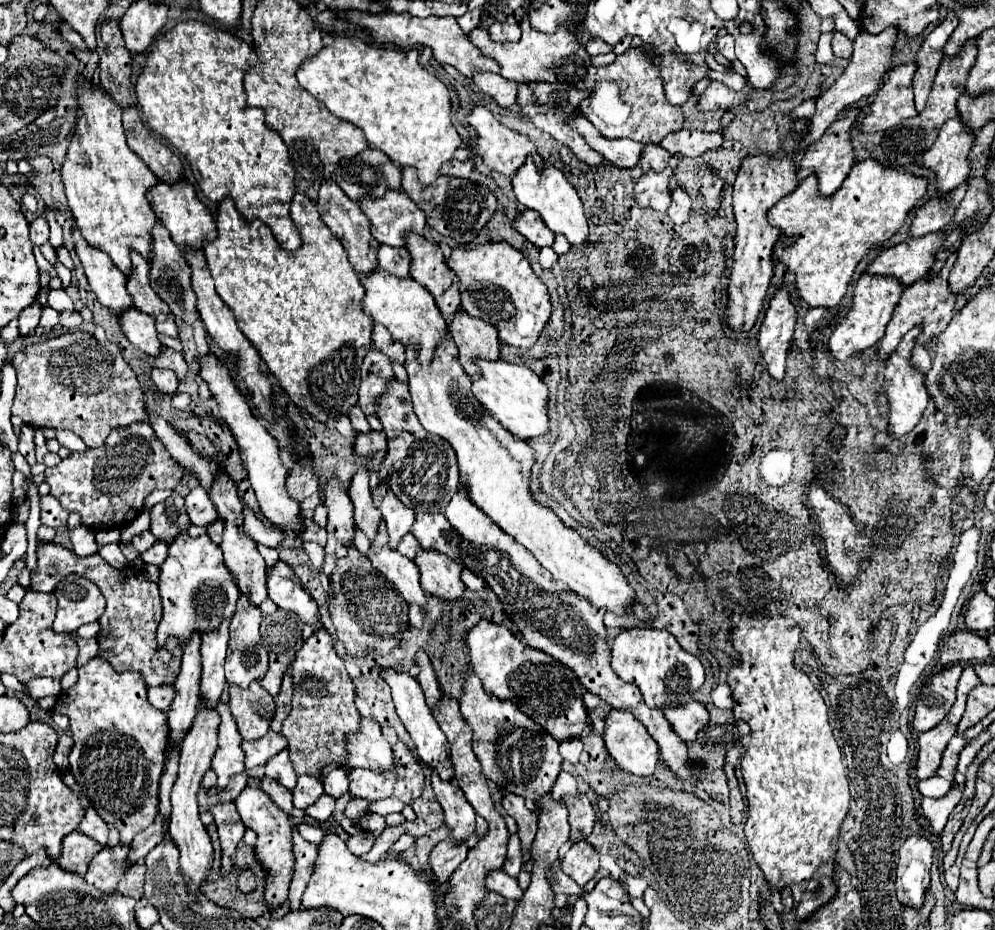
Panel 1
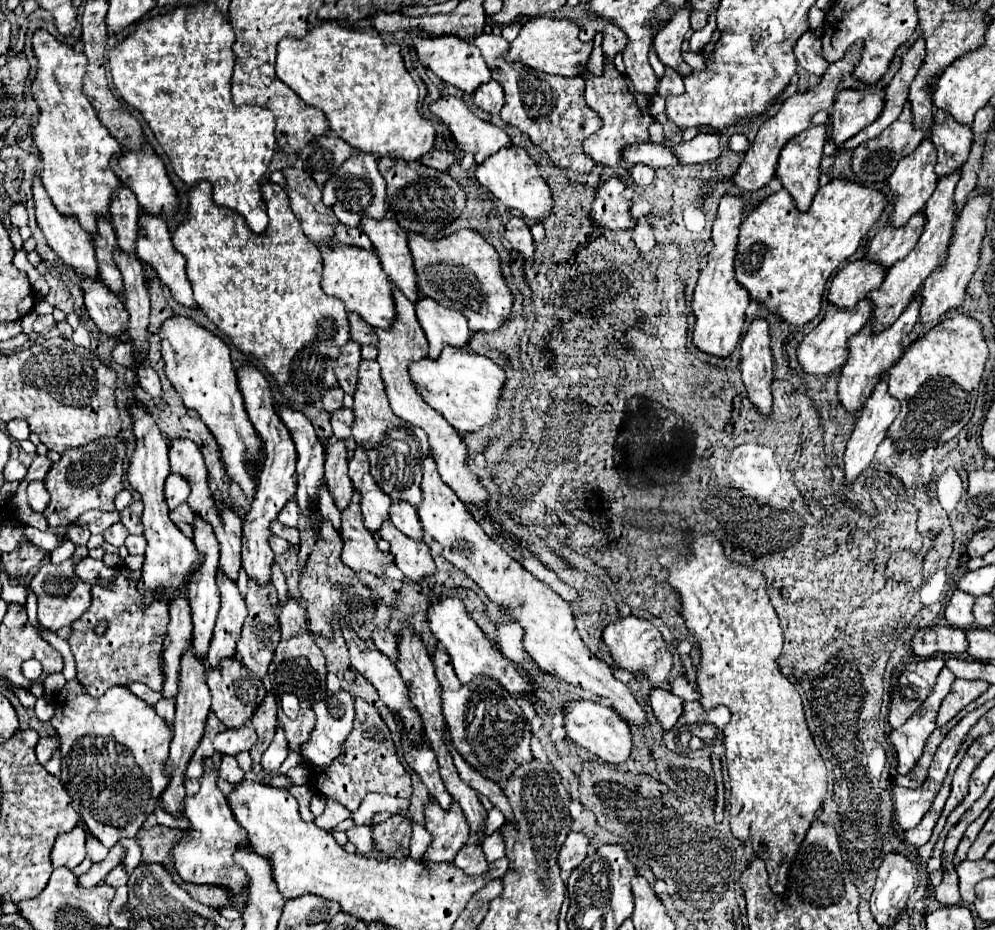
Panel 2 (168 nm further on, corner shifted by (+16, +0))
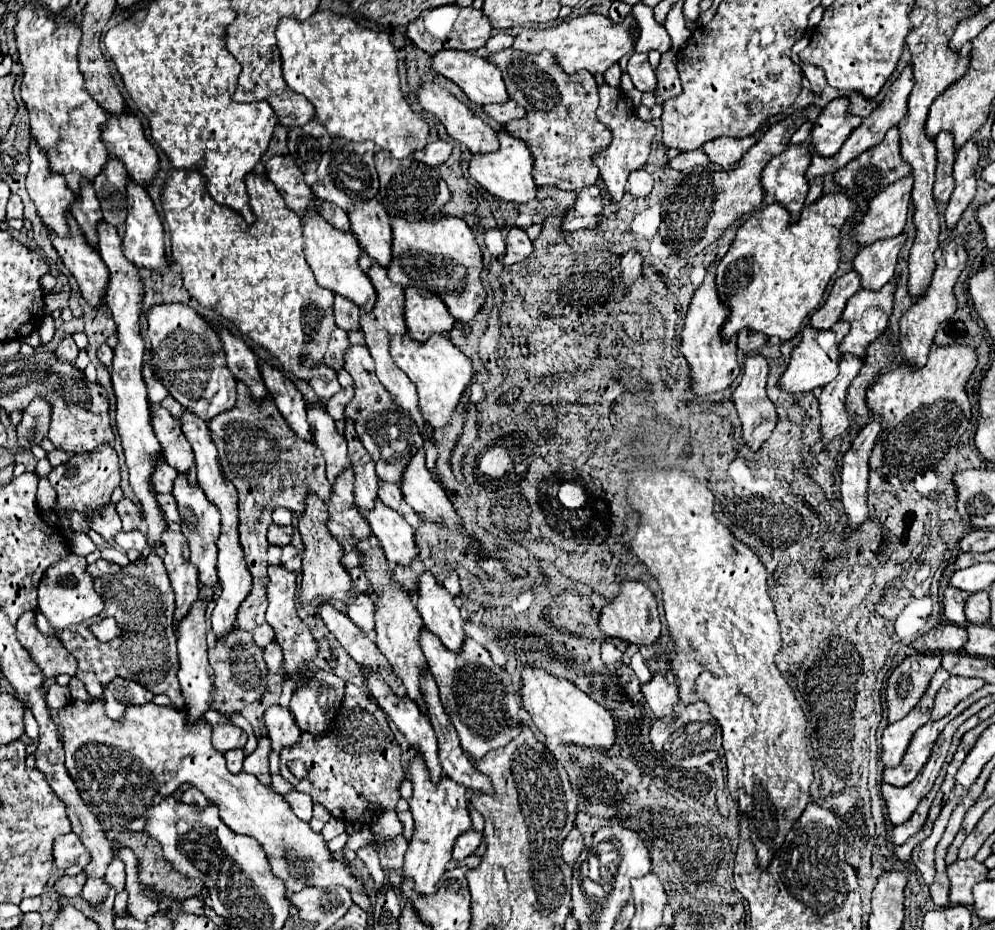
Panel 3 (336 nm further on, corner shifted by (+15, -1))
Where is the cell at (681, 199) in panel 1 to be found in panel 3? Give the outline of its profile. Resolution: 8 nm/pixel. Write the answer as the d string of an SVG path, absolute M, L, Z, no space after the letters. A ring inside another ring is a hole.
M629 251L621 257L621 277L623 277L623 291L629 291L629 285L633 285L641 277L641 255L635 251Z

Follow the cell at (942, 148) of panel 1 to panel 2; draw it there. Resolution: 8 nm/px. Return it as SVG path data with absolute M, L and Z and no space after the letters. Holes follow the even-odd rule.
M924 138L912 154L904 156L898 162L896 170L888 178L892 194L896 194L896 206L894 206L894 212L890 216L892 226L904 226L914 214L918 214L926 206L928 198L934 194L936 184L938 184L938 174L934 172L934 166L936 166L936 146L930 138Z

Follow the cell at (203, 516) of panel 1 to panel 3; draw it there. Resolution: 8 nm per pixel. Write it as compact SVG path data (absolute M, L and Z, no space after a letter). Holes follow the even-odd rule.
M159 461L151 475L151 485L157 493L171 493L175 477L177 477L177 471L173 471L173 467L169 467L165 461Z

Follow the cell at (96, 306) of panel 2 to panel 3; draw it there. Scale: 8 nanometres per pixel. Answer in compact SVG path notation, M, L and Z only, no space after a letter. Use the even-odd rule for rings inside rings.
M67 211L65 217L69 225L69 235L59 237L53 231L49 231L51 243L59 253L61 261L65 263L65 267L77 279L77 285L85 301L97 307L101 305L101 299L105 295L105 283L109 279L109 271L105 271L105 263L101 263L101 255L97 255L97 249L91 247L91 243L85 239L73 215Z

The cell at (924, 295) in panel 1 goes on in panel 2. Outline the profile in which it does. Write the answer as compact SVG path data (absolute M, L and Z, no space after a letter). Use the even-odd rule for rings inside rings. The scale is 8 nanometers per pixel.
M914 298L906 310L902 312L902 316L888 326L882 332L872 332L872 326L868 324L864 330L860 330L860 334L856 334L852 340L848 340L848 362L842 368L842 376L840 376L840 384L838 384L838 396L840 396L840 404L854 416L858 416L860 408L864 406L866 398L872 394L874 386L878 384L878 380L892 368L892 364L902 356L902 340L914 330L914 326L918 324L920 318L920 306L922 300Z

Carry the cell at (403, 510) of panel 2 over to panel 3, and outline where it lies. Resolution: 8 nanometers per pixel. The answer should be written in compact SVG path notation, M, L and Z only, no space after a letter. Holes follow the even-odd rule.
M381 481L377 495L379 495L379 499L381 499L385 505L393 507L395 511L399 511L399 505L403 503L403 495L401 495L401 491L399 491L399 487L397 487L395 483L385 483L385 481Z

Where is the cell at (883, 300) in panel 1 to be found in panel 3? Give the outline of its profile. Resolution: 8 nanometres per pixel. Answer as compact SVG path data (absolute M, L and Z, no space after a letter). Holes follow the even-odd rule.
M835 323L829 331L817 331L813 327L803 329L801 343L791 351L791 361L787 371L781 375L777 385L787 393L807 393L817 387L825 387L829 381L837 377L837 363L839 363L839 343L847 335L849 323Z

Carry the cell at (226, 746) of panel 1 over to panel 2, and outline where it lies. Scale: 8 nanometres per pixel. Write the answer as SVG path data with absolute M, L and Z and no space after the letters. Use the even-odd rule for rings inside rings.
M220 758L212 760L212 766L202 766L204 774L200 778L200 792L196 796L188 796L184 800L184 816L190 820L190 830L188 838L174 846L174 862L178 874L184 878L184 882L194 882L194 884L218 884L218 886L228 886L234 896L236 896L236 906L244 906L246 902L246 886L248 886L248 876L244 870L234 862L232 854L238 848L238 844L246 842L244 828L238 826L228 798L218 790L216 780L218 780L218 768L220 768Z

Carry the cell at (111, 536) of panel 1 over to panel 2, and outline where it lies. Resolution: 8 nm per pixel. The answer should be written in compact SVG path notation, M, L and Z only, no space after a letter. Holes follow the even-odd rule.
M77 546L72 558L68 558L60 566L54 566L50 562L50 564L42 566L38 570L38 574L32 578L30 588L34 590L34 594L38 598L38 622L42 624L42 628L58 630L62 626L72 624L74 620L78 620L88 610L88 606L90 606L90 586L80 582L80 578L74 576L74 564L80 558L86 558L86 556L88 556L88 548Z

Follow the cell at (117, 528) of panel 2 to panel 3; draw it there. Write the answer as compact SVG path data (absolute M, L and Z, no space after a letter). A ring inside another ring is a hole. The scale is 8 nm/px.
M109 503L103 511L97 509L97 511L89 511L85 513L87 517L87 523L93 531L97 531L101 537L105 537L107 541L113 541L113 535L121 529L121 521L119 521L119 515L115 511L115 505Z

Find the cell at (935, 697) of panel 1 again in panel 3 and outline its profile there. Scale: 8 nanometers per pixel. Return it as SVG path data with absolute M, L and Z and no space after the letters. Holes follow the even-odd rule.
M911 655L901 661L887 679L887 719L889 723L905 717L923 697L933 673L941 667L941 655Z

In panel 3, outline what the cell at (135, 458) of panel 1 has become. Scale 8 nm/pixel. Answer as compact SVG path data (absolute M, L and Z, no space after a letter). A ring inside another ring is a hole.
M101 445L91 453L71 455L67 463L53 467L49 473L49 483L57 491L57 515L61 517L65 511L85 513L89 509L99 509L111 499L111 491L119 485L119 461L117 453L111 445Z

